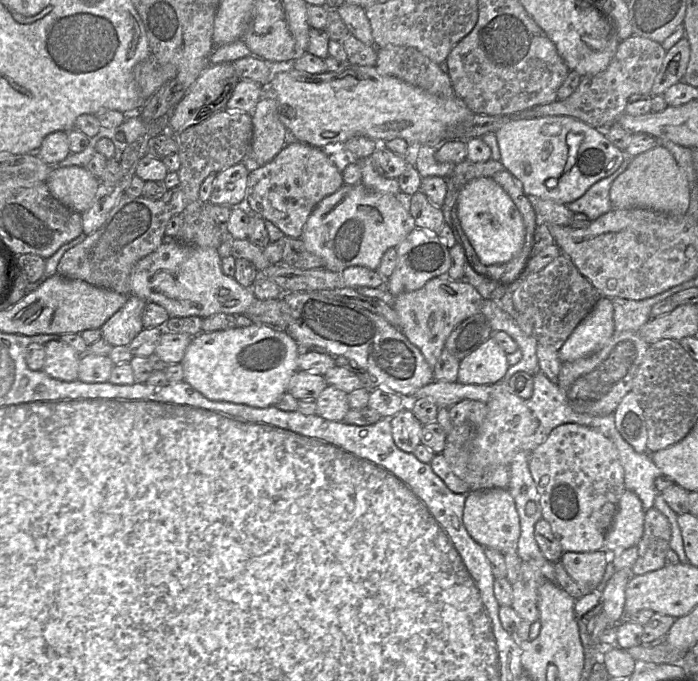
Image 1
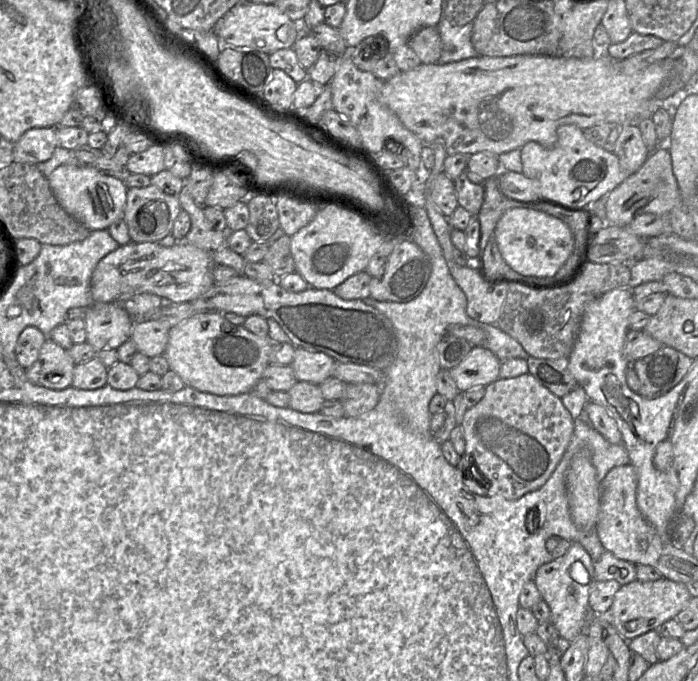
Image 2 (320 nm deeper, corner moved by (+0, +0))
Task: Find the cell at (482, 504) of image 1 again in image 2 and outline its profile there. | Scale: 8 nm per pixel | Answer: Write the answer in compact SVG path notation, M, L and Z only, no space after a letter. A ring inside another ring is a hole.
M574 542L564 556L541 565L533 578L542 599L550 608L551 623L559 636L570 642L584 633L587 621L593 614L588 602L595 581L594 562L587 550L580 543Z

